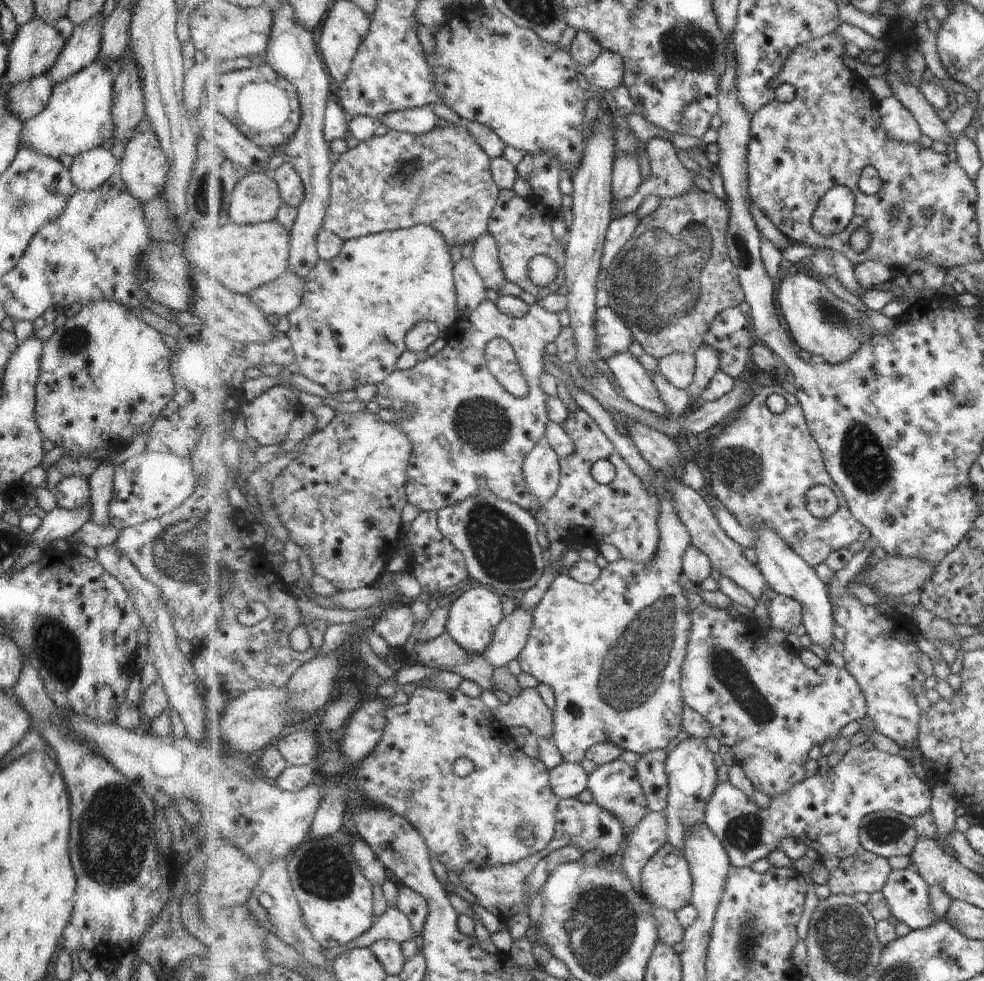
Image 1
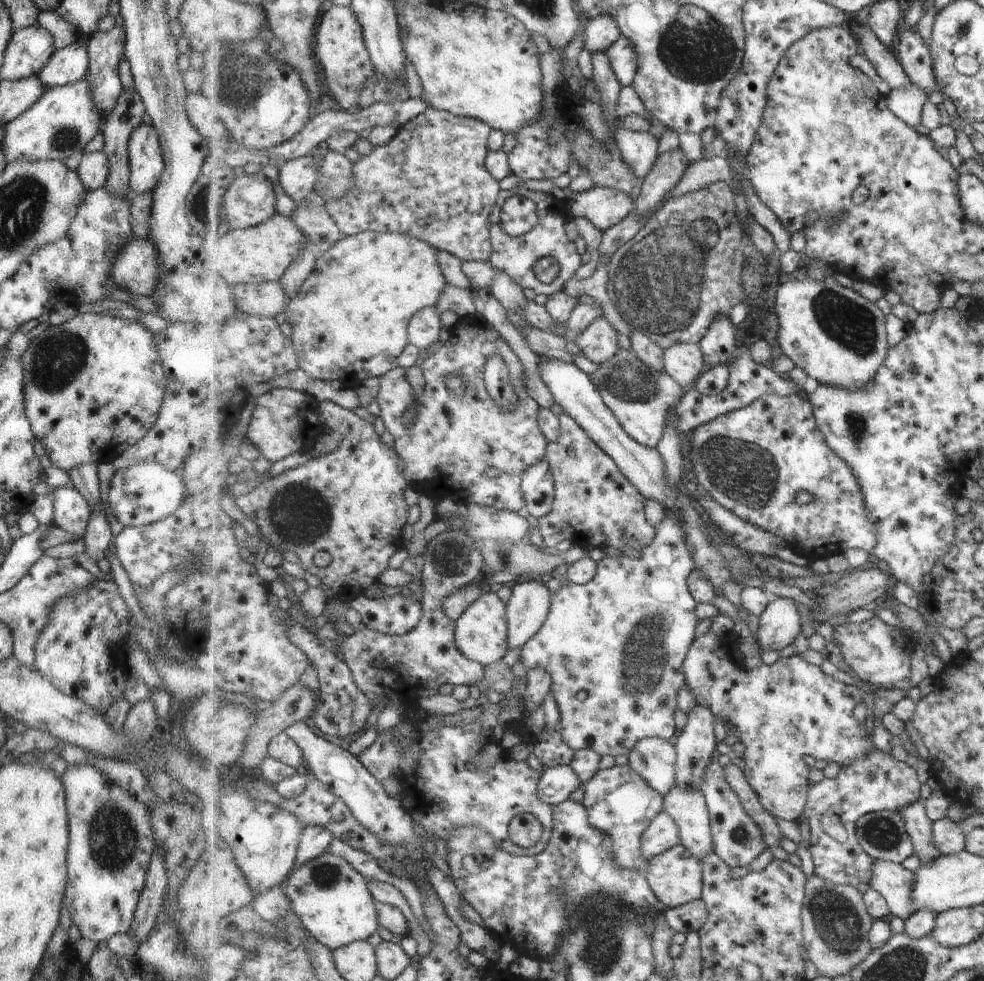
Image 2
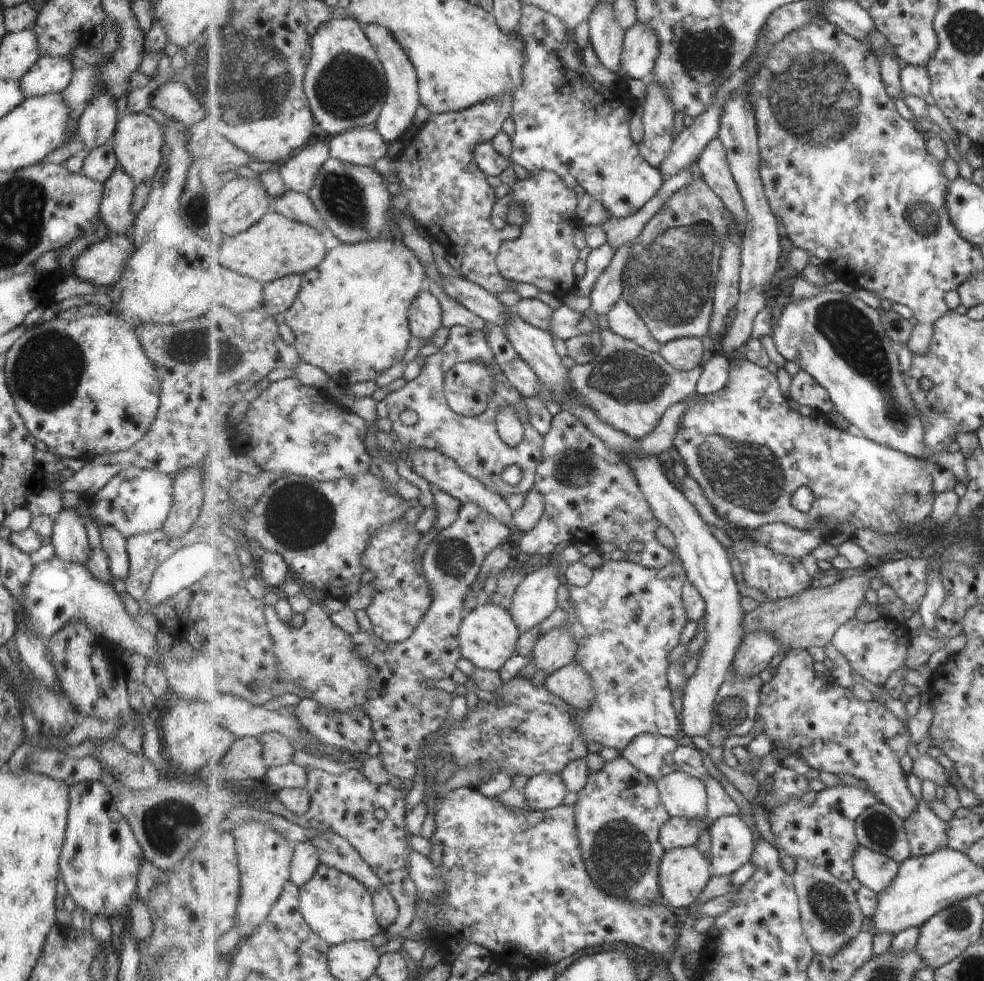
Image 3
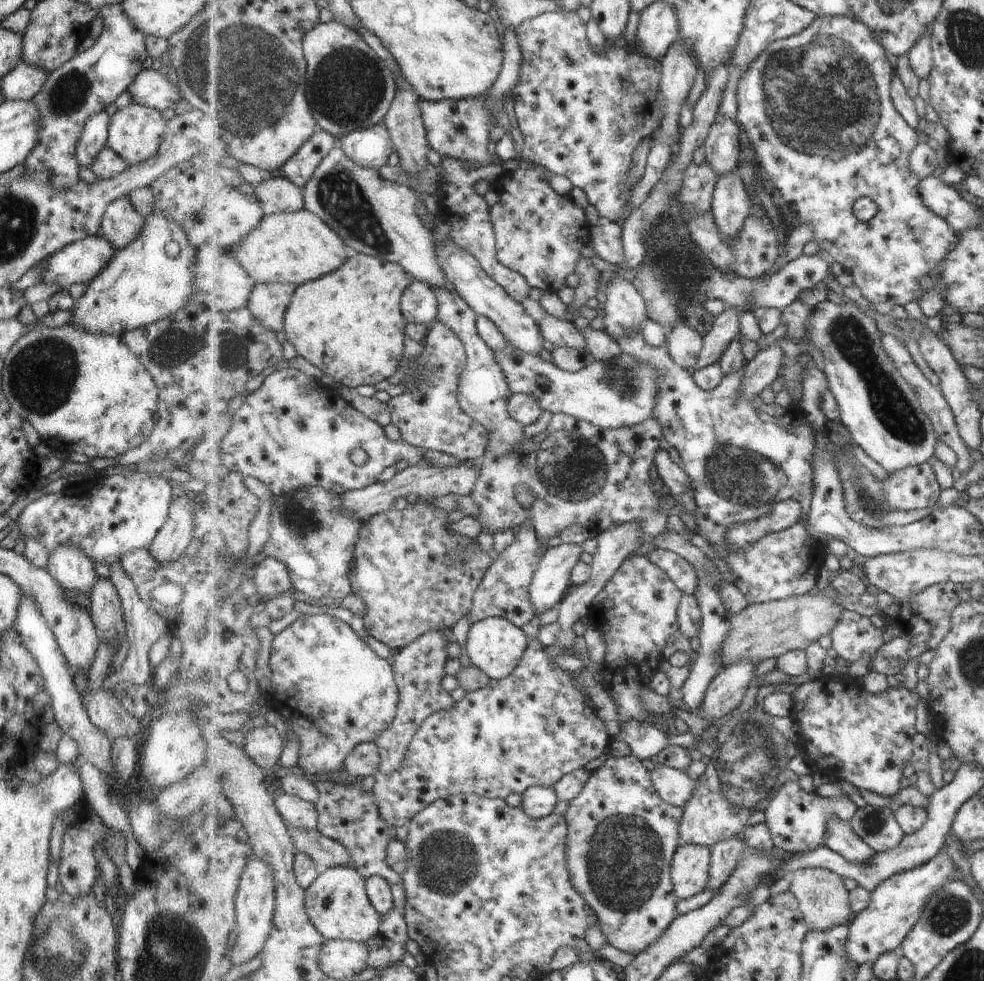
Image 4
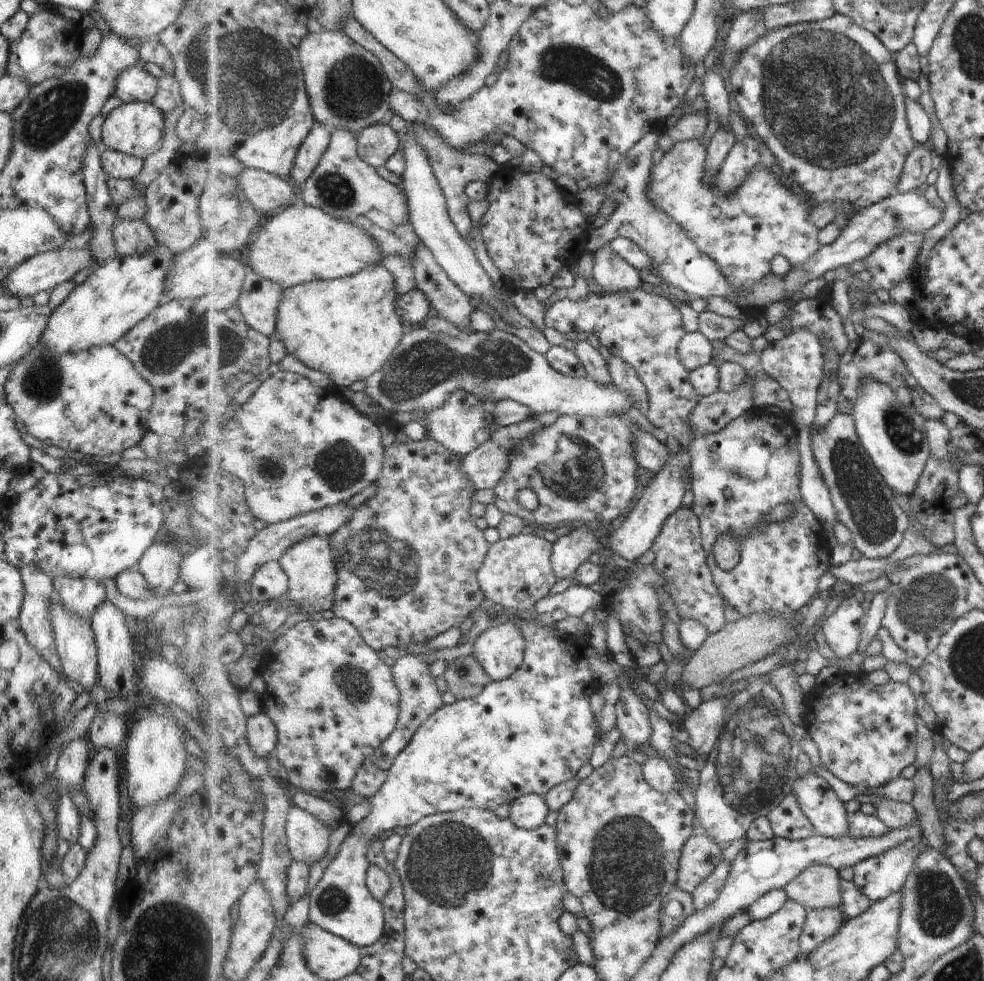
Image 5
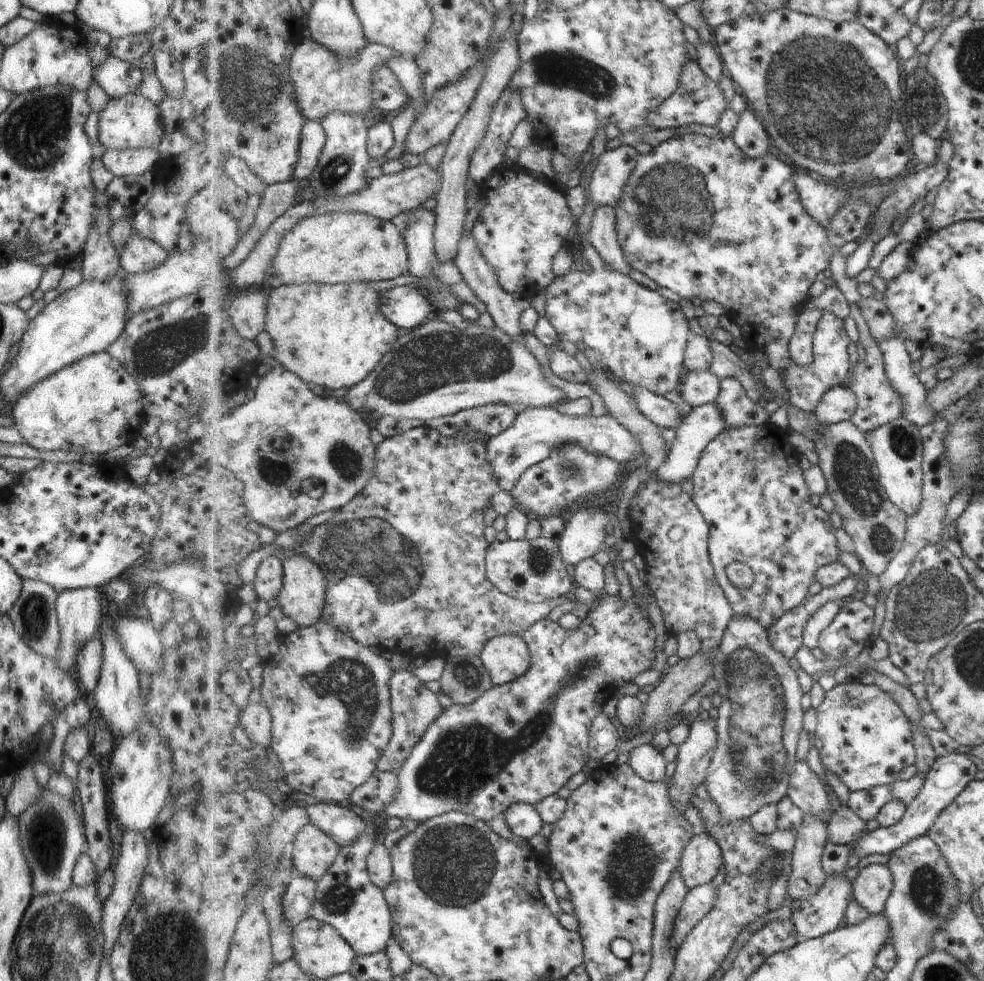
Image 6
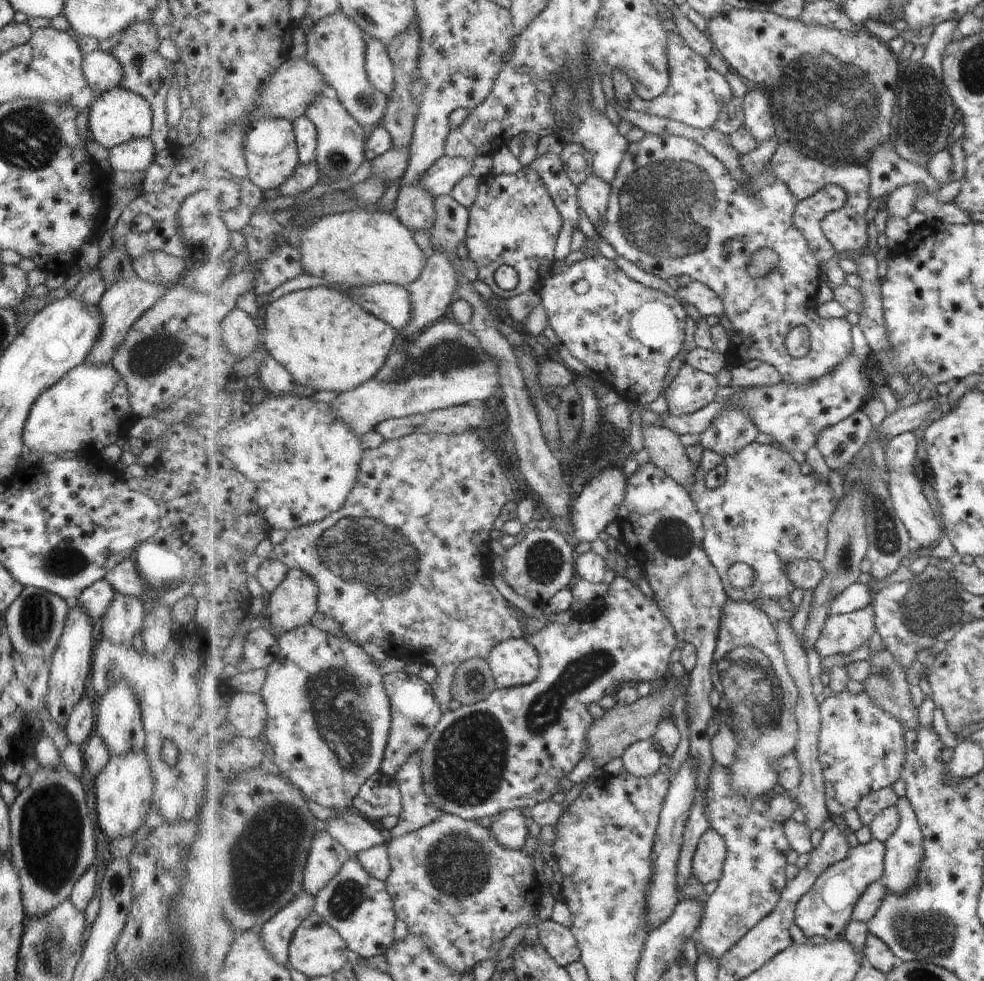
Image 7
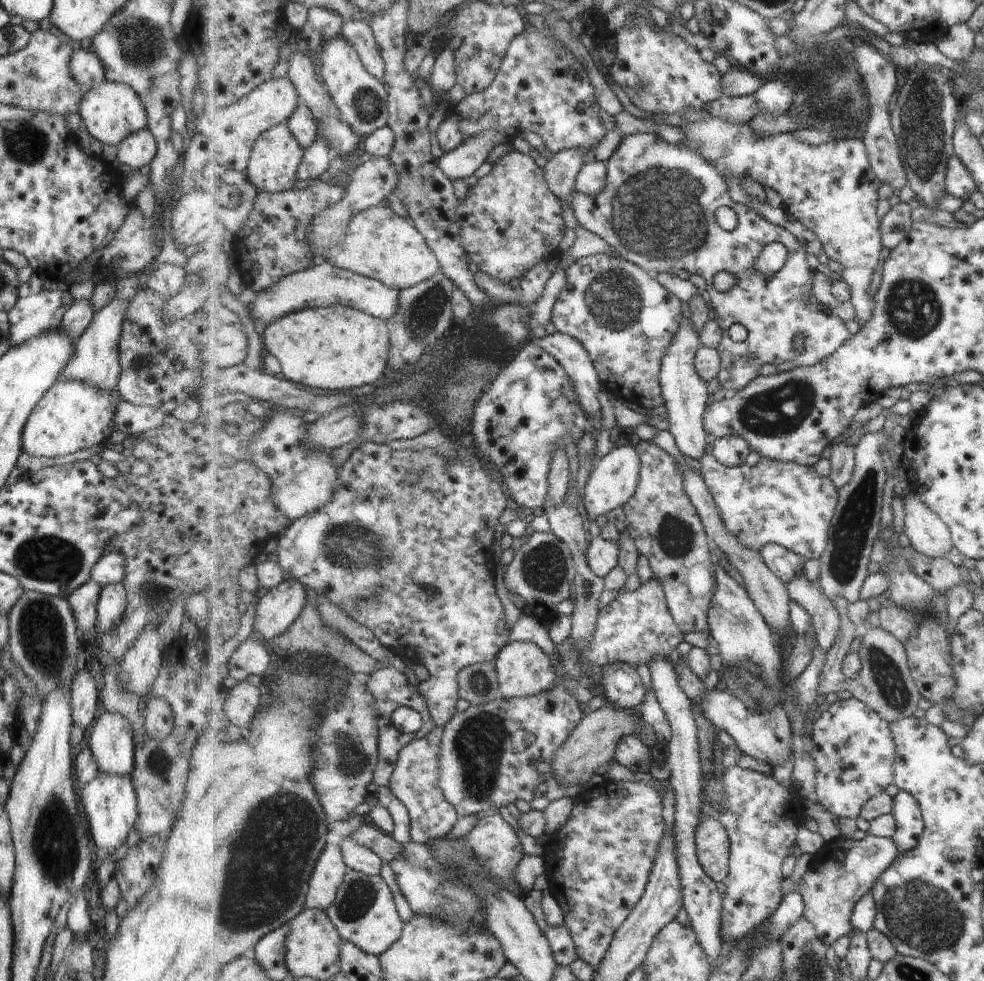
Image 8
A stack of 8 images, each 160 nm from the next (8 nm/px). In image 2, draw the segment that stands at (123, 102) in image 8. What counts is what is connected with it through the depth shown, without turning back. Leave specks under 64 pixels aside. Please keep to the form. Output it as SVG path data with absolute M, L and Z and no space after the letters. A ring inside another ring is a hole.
M147 123L131 130L127 142L129 195L150 192L163 170L157 132Z

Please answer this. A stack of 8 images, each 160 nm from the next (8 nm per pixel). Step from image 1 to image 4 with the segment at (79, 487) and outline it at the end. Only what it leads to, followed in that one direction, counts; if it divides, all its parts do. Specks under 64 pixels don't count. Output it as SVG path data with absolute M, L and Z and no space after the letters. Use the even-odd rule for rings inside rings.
M57 545L48 554L46 571L64 590L89 595L96 583L93 561L78 548Z

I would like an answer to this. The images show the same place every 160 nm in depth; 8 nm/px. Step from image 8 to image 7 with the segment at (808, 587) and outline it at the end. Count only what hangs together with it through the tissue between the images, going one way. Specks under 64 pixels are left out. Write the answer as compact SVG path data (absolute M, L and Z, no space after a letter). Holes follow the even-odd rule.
M871 604L852 613L829 615L823 634L816 644L819 656L847 655L861 648L877 631L874 607L875 604Z

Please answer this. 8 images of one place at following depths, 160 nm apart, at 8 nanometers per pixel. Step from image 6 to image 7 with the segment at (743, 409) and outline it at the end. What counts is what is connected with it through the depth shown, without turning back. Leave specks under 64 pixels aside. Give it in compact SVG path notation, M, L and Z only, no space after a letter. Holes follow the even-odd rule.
M730 403L720 417L700 435L700 444L722 457L735 456L754 443L759 432L748 413Z

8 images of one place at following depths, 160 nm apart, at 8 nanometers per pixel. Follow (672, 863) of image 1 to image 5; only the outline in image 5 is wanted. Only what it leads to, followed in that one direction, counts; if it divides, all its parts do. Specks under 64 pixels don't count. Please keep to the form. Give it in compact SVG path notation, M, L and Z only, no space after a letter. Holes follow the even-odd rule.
M697 833L686 842L678 870L678 888L690 895L721 864L721 846L709 835Z

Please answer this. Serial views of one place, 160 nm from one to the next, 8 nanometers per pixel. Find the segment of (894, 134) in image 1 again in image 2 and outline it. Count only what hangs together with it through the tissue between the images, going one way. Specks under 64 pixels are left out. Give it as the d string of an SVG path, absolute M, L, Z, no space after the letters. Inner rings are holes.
M911 83L901 90L892 90L886 97L887 106L898 118L907 122L907 126L923 135L930 135L931 131L922 125L923 106L929 100L923 88Z

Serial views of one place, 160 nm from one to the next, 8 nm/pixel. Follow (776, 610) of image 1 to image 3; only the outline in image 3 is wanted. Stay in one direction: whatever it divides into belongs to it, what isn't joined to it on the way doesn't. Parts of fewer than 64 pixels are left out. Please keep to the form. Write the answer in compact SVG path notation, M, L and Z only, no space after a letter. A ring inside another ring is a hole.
M753 633L744 636L742 645L736 652L732 674L744 681L768 669L771 660L781 652L780 642L767 633Z

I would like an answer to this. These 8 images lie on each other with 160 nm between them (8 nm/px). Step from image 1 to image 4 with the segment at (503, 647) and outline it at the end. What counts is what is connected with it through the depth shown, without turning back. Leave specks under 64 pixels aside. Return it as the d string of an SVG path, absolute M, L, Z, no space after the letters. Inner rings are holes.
M561 543L547 547L530 586L530 599L538 616L560 604L572 587L571 575L579 562L581 546Z

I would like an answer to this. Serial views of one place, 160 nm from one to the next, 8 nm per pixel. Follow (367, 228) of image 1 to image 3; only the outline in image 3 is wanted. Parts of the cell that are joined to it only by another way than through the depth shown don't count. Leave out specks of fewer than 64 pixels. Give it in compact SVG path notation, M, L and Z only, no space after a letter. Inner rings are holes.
M509 93L503 98L499 97L498 101L487 101L467 110L432 113L425 126L410 133L406 139L397 144L391 154L395 171L398 172L397 183L402 189L402 193L394 198L393 220L409 214L415 225L421 227L431 240L439 242L452 260L460 265L461 275L494 295L499 292L509 292L517 285L515 281L510 281L502 275L496 262L504 241L510 241L516 237L516 234L511 230L499 231L492 222L494 206L498 200L495 198L494 188L489 186L485 178L486 172L483 172L474 161L474 146L497 137L503 130L505 120L511 118L513 108L514 100Z

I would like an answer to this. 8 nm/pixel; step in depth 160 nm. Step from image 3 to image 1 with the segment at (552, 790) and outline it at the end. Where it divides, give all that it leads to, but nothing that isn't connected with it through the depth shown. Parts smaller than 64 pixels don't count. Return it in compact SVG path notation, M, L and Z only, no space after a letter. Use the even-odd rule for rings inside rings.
M564 763L550 770L551 787L559 799L573 799L589 789L591 776L578 763Z

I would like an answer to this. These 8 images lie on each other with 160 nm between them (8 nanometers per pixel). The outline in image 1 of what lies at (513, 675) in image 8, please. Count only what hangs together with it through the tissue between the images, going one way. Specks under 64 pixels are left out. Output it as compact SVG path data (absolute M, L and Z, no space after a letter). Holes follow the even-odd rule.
M471 588L459 596L449 608L446 634L450 635L465 651L481 654L494 642L495 632L504 620L501 596L487 588Z

